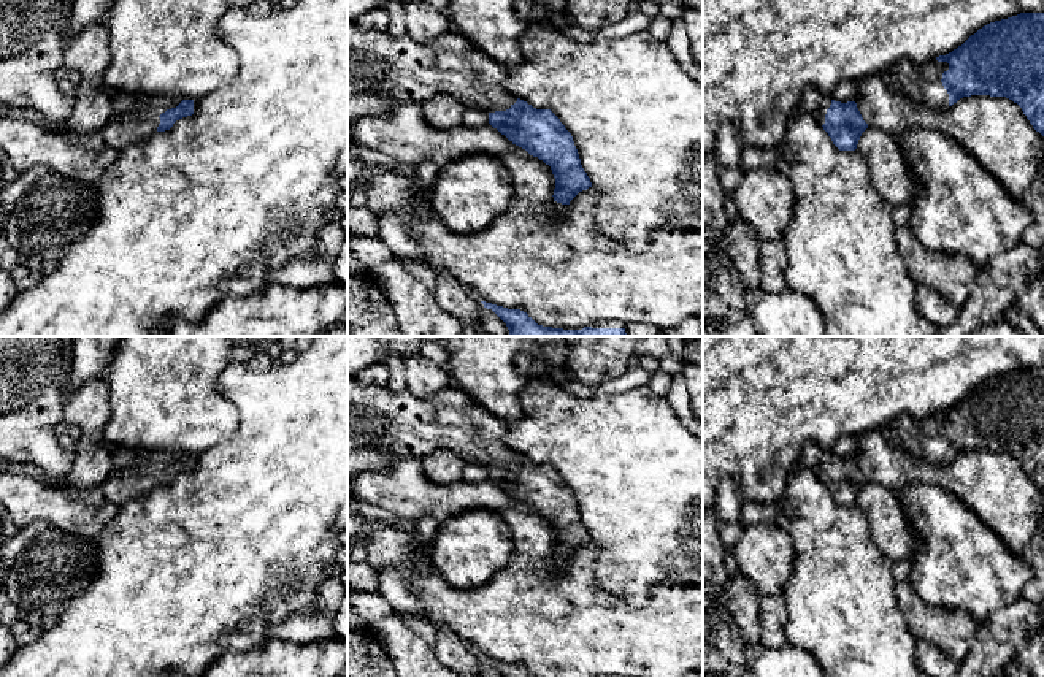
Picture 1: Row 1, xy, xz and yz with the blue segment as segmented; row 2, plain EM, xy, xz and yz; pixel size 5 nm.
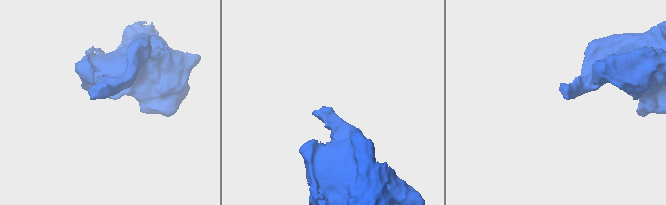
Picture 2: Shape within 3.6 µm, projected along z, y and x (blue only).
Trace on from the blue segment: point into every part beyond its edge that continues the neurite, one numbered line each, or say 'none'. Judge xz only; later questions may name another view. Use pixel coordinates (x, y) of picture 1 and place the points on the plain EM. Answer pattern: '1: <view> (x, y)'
1: xz (403, 425)

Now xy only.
1: xy (122, 485)

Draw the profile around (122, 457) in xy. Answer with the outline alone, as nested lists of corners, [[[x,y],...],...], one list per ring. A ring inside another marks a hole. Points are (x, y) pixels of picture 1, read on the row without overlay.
[[[117,447],[114,449],[114,455],[113,455],[113,468],[121,469],[125,466],[130,466],[133,461],[136,461],[144,449],[141,447],[135,447],[135,449],[122,449]]]

